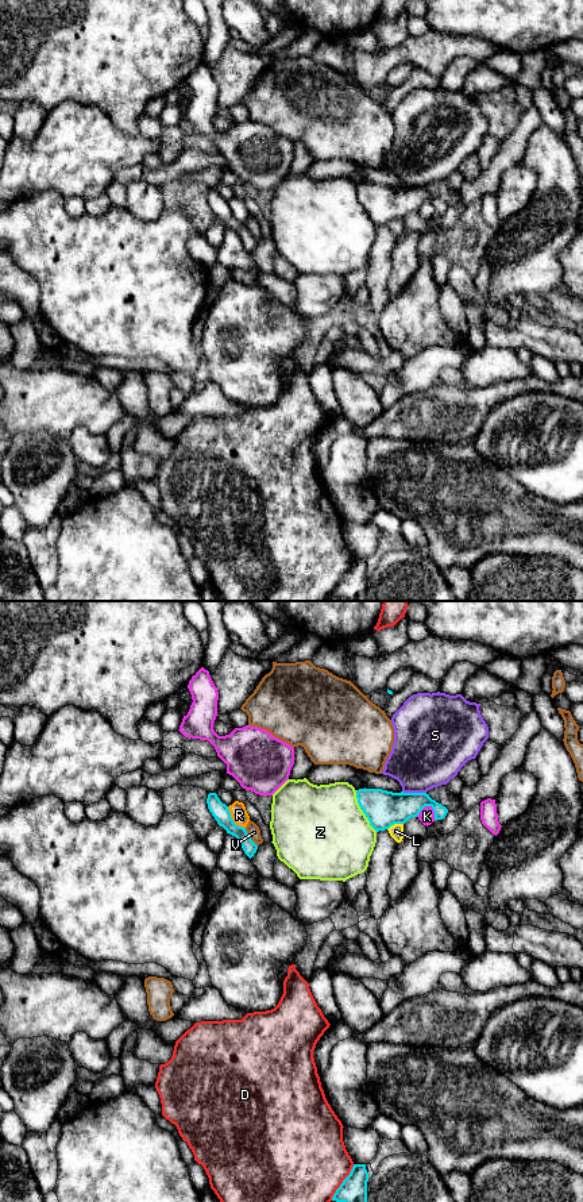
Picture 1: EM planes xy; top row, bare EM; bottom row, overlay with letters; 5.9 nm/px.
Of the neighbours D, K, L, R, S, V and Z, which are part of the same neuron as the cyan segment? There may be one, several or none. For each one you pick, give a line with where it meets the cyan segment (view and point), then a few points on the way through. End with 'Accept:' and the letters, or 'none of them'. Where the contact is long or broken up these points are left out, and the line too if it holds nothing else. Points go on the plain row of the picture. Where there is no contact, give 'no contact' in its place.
Accept: none of them

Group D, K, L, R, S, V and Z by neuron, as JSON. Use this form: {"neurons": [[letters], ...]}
{"neurons": [["D"], ["K"], ["L"], ["R"], ["S"], ["V"], ["Z"]]}

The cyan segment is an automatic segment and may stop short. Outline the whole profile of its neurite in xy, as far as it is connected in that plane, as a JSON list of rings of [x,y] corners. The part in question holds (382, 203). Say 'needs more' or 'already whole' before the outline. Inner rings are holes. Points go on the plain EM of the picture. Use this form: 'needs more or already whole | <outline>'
already whole | [[[359,184],[356,193],[360,204],[377,226],[389,224],[394,219],[405,219],[417,212],[425,201],[435,207],[435,215],[447,211],[448,204],[426,188],[393,188],[382,184]]]

